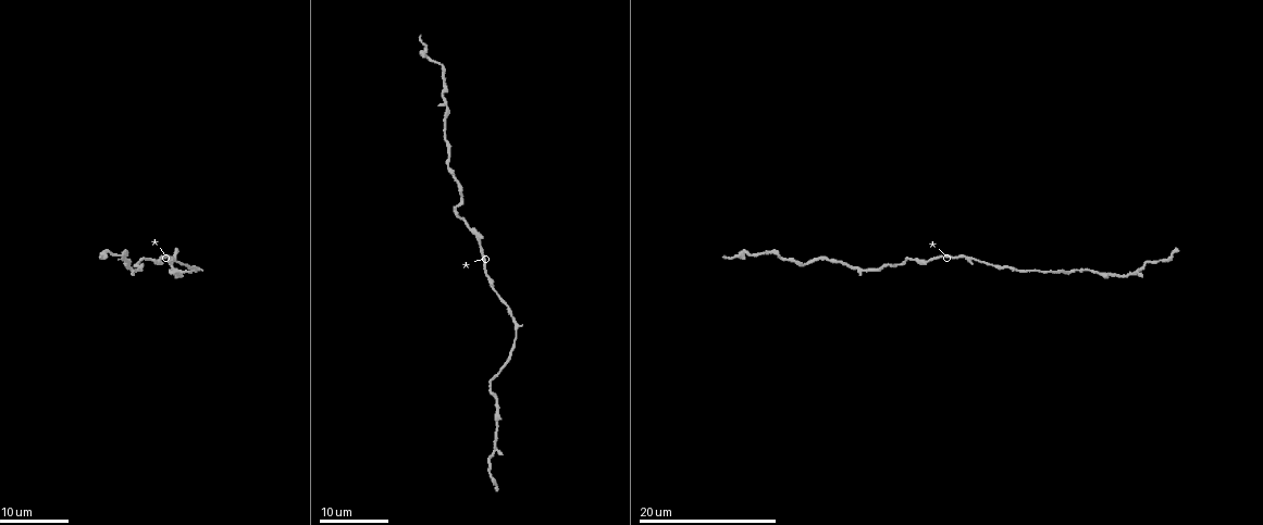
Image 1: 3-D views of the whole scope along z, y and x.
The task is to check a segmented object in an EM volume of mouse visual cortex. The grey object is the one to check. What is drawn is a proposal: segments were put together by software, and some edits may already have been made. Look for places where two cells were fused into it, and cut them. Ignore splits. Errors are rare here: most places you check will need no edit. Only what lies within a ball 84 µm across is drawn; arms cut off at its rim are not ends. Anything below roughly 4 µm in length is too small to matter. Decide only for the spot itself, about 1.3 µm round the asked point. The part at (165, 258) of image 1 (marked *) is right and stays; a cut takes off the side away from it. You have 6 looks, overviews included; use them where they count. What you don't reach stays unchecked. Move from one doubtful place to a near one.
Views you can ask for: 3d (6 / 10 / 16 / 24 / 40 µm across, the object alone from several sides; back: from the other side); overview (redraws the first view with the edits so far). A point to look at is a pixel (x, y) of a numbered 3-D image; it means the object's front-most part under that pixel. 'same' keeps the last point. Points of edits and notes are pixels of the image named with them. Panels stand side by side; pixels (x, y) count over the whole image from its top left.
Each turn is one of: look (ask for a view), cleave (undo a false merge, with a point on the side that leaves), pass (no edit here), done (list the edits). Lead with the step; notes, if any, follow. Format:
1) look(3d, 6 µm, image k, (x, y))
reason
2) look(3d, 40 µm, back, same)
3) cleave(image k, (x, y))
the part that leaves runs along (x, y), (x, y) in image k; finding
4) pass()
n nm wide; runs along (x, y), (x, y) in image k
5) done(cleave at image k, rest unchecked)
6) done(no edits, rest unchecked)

look(3d, 16 µm, image 1, (516, 330))
two arms in line, one across

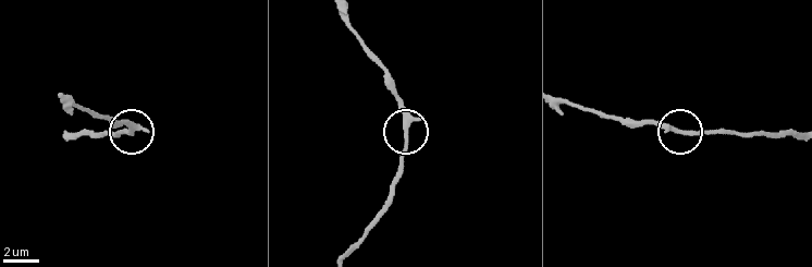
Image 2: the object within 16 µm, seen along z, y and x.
look(3d, 10 µm, image 2, (408, 130))

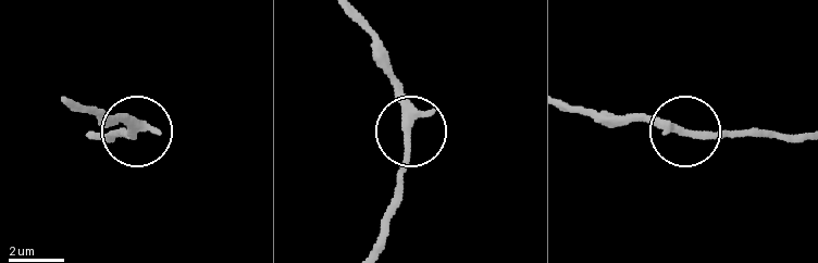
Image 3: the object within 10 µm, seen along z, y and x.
pass()
3 arms; runs along (347, 15), (371, 44), (404, 113), (410, 148), (396, 209) in image 3; continuous, no second cell

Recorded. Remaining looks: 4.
look(3d, 24 µm, image 1, (490, 387))
narrows sharply

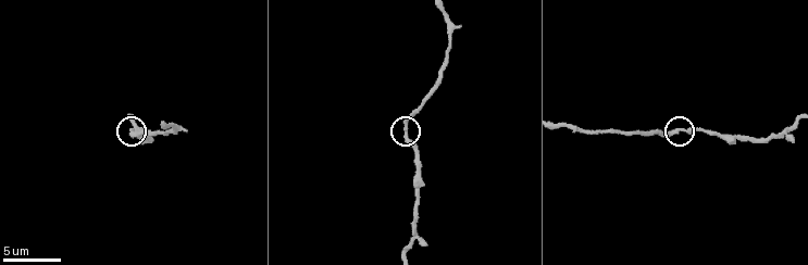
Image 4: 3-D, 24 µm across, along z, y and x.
look(3d, 6 µm, image 4, (406, 133))

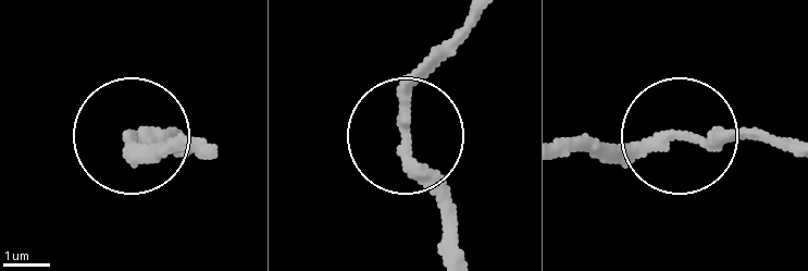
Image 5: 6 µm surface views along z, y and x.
pass()
runs along (571, 147), (766, 136) in image 5; one cell here

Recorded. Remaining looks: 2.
look(3d, 24 µm, image 1, (494, 289))
two arms in line, one across

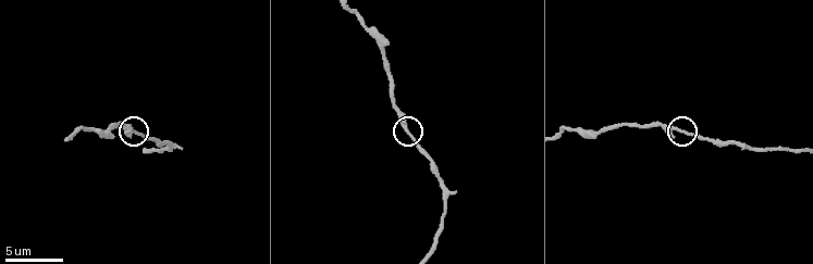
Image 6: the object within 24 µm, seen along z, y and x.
look(3d, 6 µm, image 6, (406, 127))

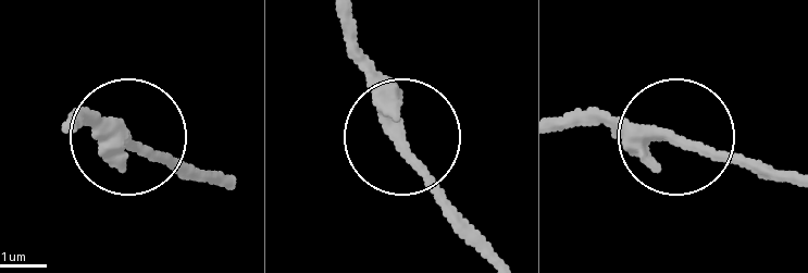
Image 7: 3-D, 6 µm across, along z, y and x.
pass()
runs along (78, 127), (113, 127), (191, 163) in image 7; one cell here

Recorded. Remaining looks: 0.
done(no edits, rest unchecked)

